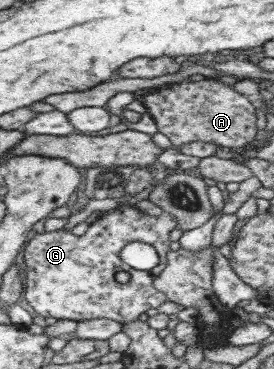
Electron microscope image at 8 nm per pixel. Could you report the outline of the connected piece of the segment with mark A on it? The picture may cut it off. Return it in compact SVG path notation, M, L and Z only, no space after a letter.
M204 77L195 82L184 79L152 90L148 88L136 107L150 113L157 131L169 139L173 148L203 142L234 149L249 143L256 133L255 107L243 94L213 78Z

